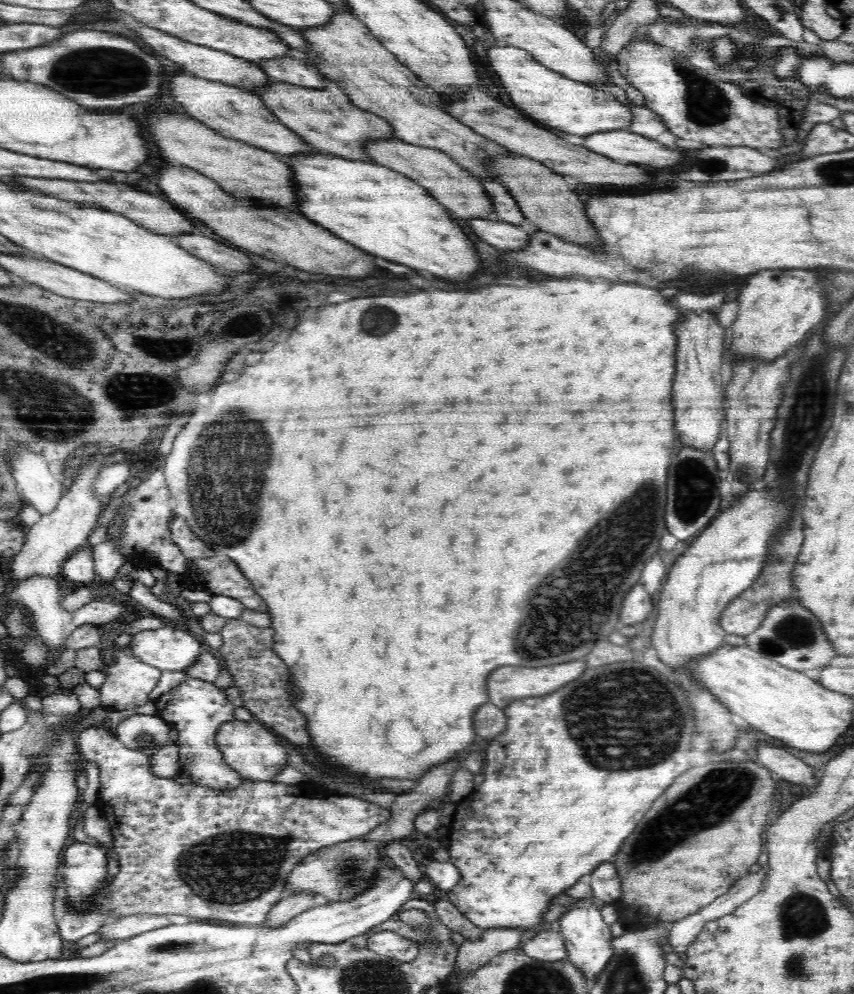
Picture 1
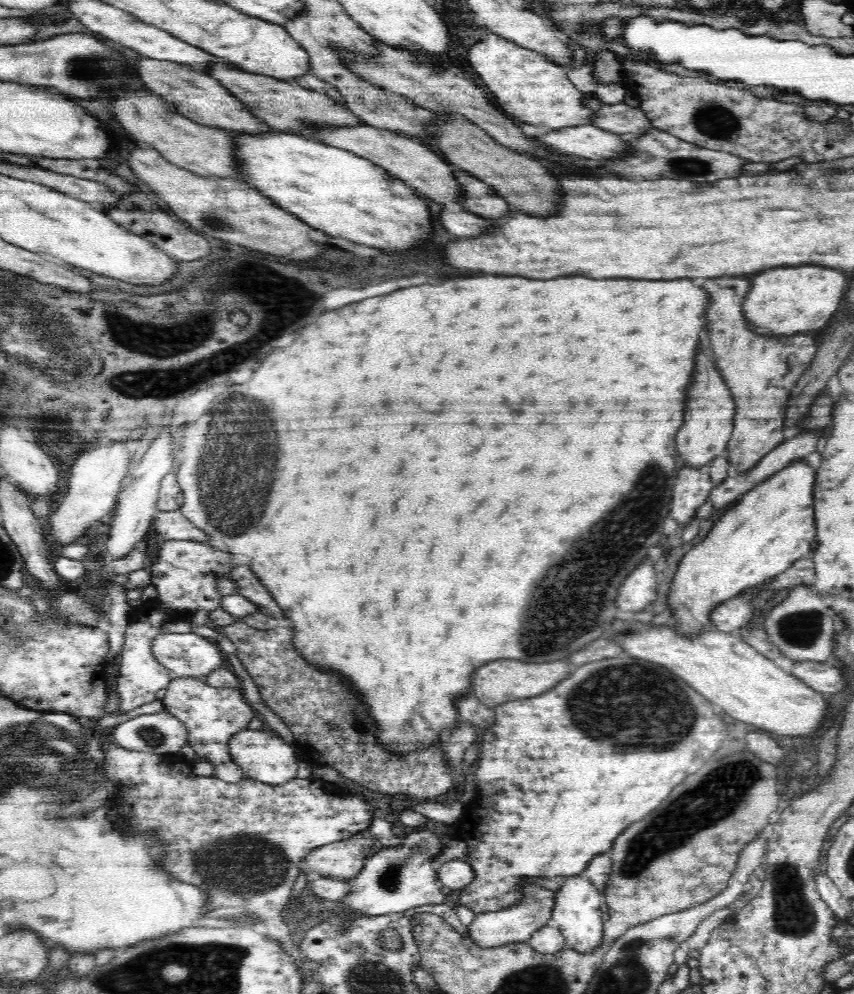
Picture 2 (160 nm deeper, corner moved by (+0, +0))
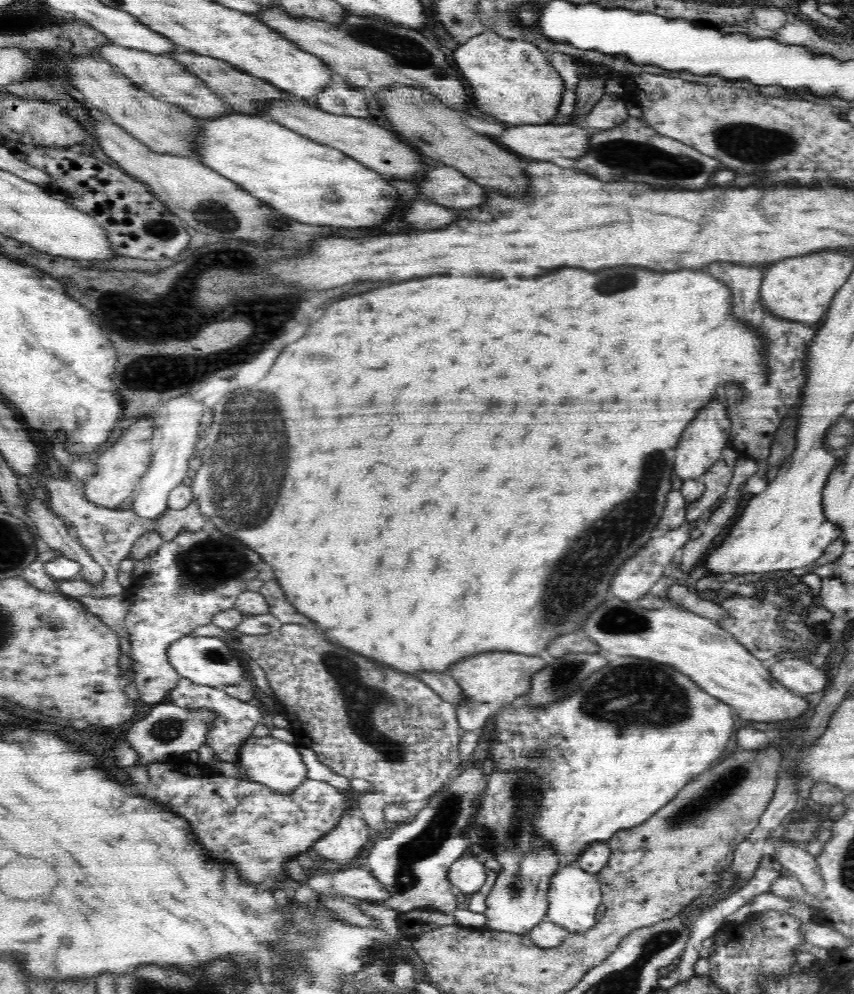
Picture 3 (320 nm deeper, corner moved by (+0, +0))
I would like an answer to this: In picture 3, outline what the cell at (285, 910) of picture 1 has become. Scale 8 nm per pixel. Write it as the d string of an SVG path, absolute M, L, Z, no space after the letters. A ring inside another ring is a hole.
M360 868L340 869L334 872L331 884L325 889L349 900L356 898L380 901L390 896L388 889L372 875L372 871Z

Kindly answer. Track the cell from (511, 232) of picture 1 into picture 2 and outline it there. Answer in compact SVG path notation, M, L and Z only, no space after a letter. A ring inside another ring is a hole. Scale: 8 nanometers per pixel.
M448 210L440 212L438 222L448 234L458 236L458 238L478 236L490 226L490 222L486 218L474 216L470 212L448 212Z

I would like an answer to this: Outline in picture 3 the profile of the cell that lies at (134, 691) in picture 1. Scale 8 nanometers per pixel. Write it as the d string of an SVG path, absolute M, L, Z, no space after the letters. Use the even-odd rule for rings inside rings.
M202 529L198 532L180 532L176 538L164 541L145 561L150 565L147 574L136 578L135 582L123 590L122 594L132 603L124 623L130 639L132 682L136 684L142 702L156 704L166 701L168 694L182 678L168 661L170 644L192 635L192 630L196 630L198 626L210 626L213 624L212 618L218 612L234 608L237 596L248 588L246 582L258 576L256 564L260 564L262 558L246 548L246 545L240 544L240 540L234 540L224 532L207 532Z

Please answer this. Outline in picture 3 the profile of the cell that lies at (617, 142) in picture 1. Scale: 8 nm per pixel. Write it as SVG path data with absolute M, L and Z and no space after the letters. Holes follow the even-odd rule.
M528 124L528 126L512 126L504 130L496 142L506 146L506 150L512 151L522 158L531 158L535 161L552 161L554 158L578 158L585 156L589 146L590 130L580 125L553 125Z

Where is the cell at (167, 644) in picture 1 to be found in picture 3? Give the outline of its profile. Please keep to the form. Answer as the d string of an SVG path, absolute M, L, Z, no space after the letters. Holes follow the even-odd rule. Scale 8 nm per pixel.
M184 636L184 638L170 644L167 653L168 661L181 677L201 684L202 687L238 686L246 676L242 659L219 637Z

